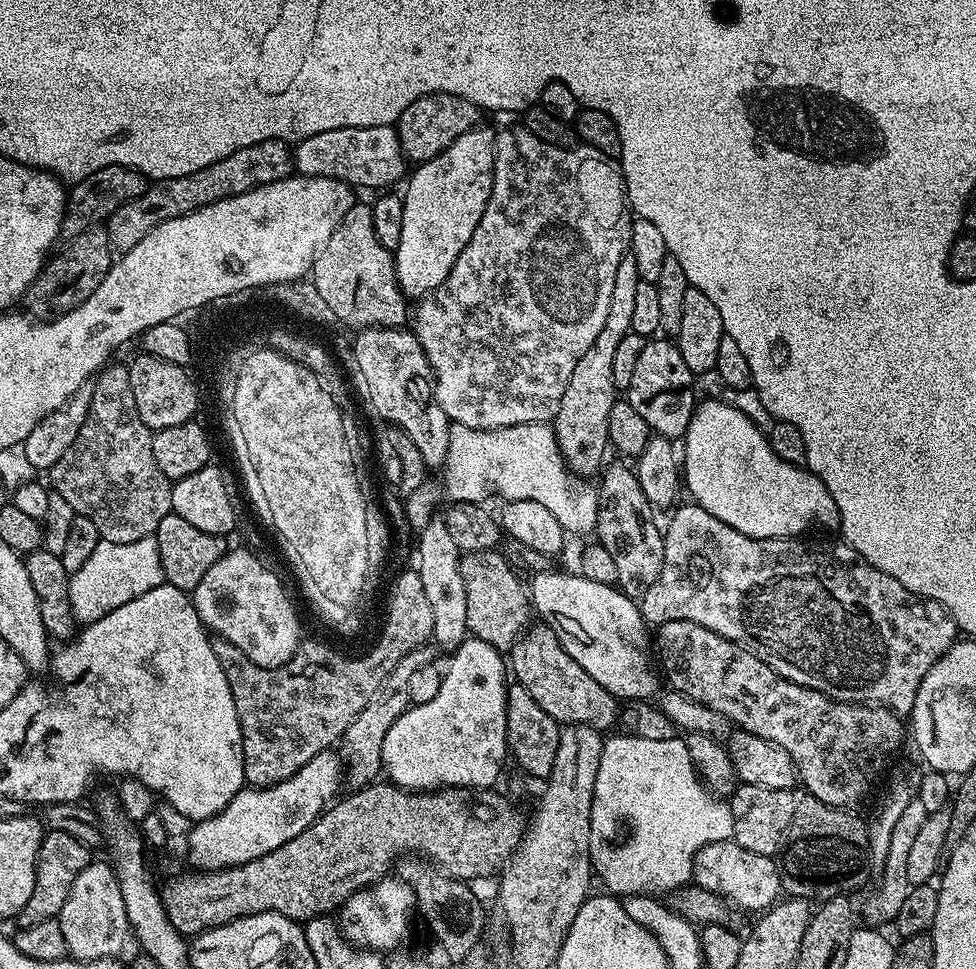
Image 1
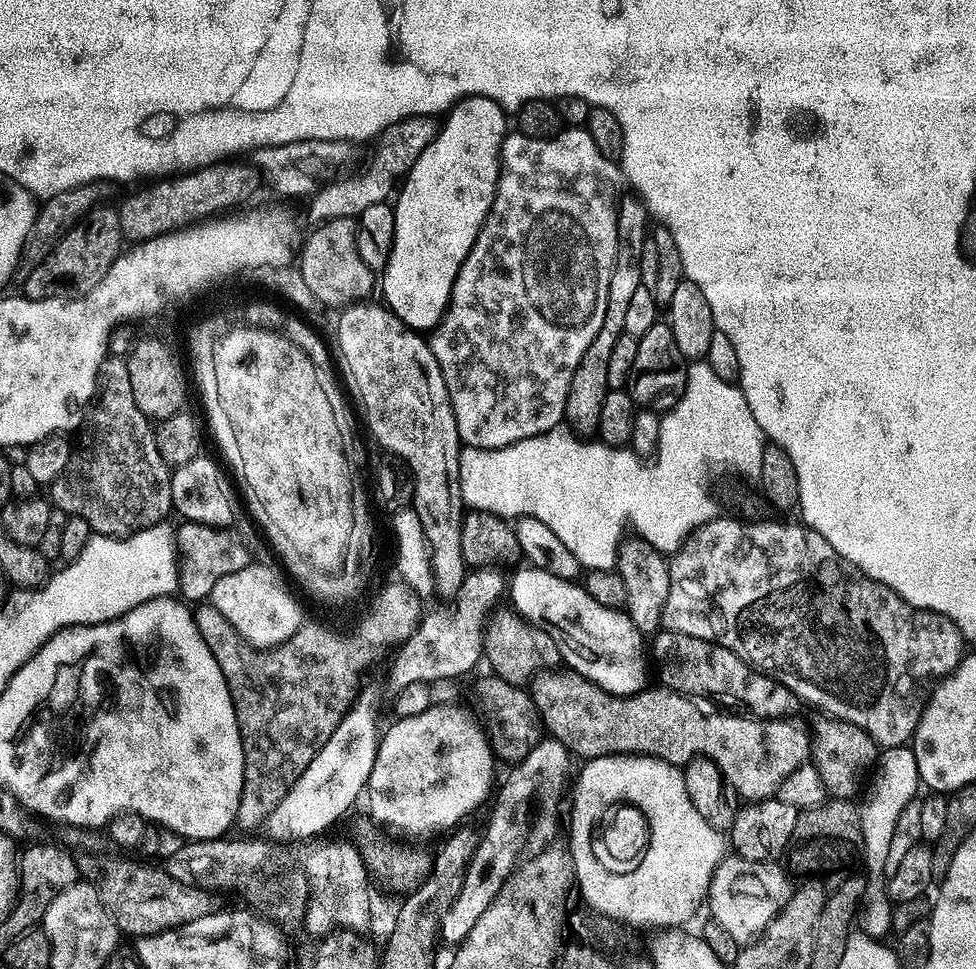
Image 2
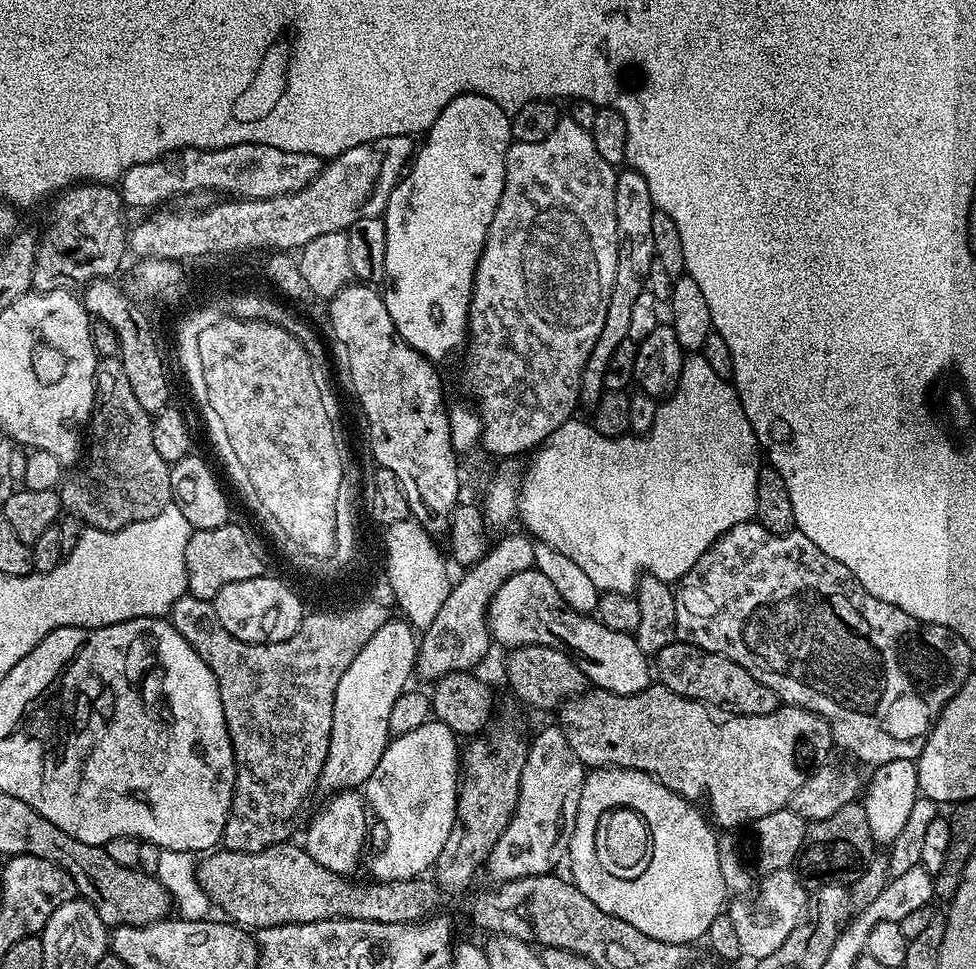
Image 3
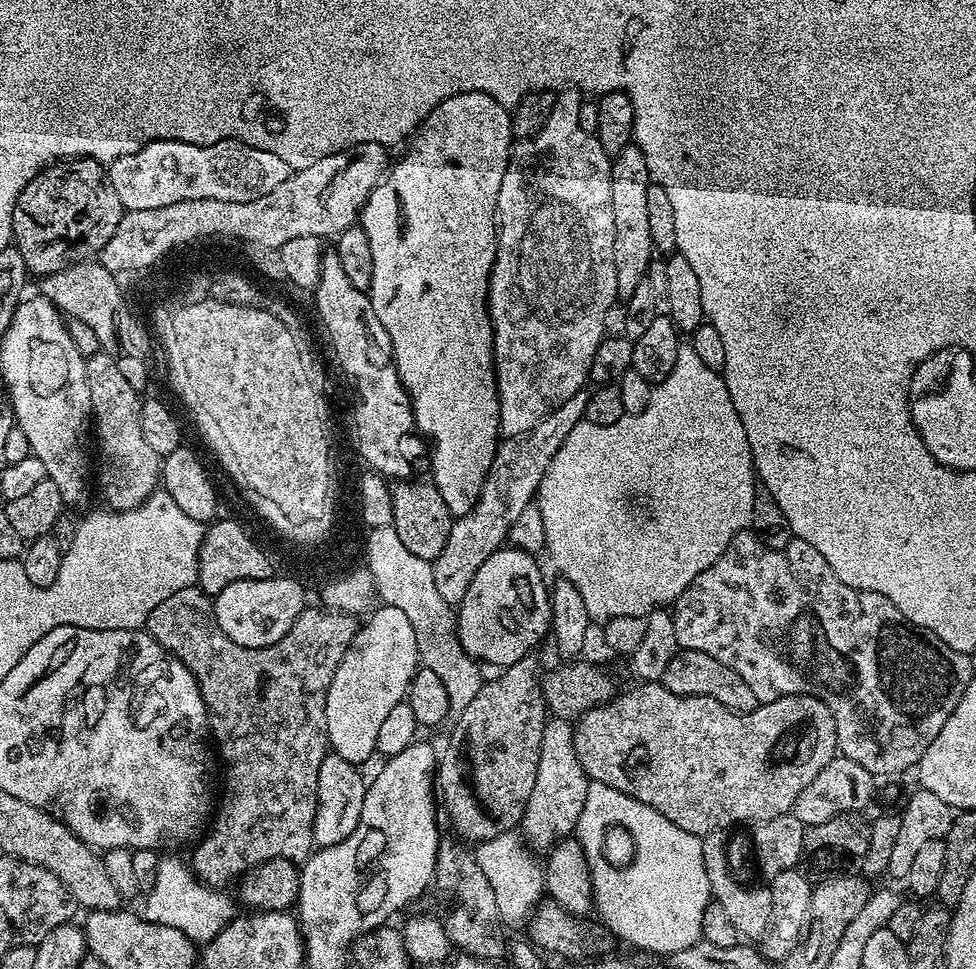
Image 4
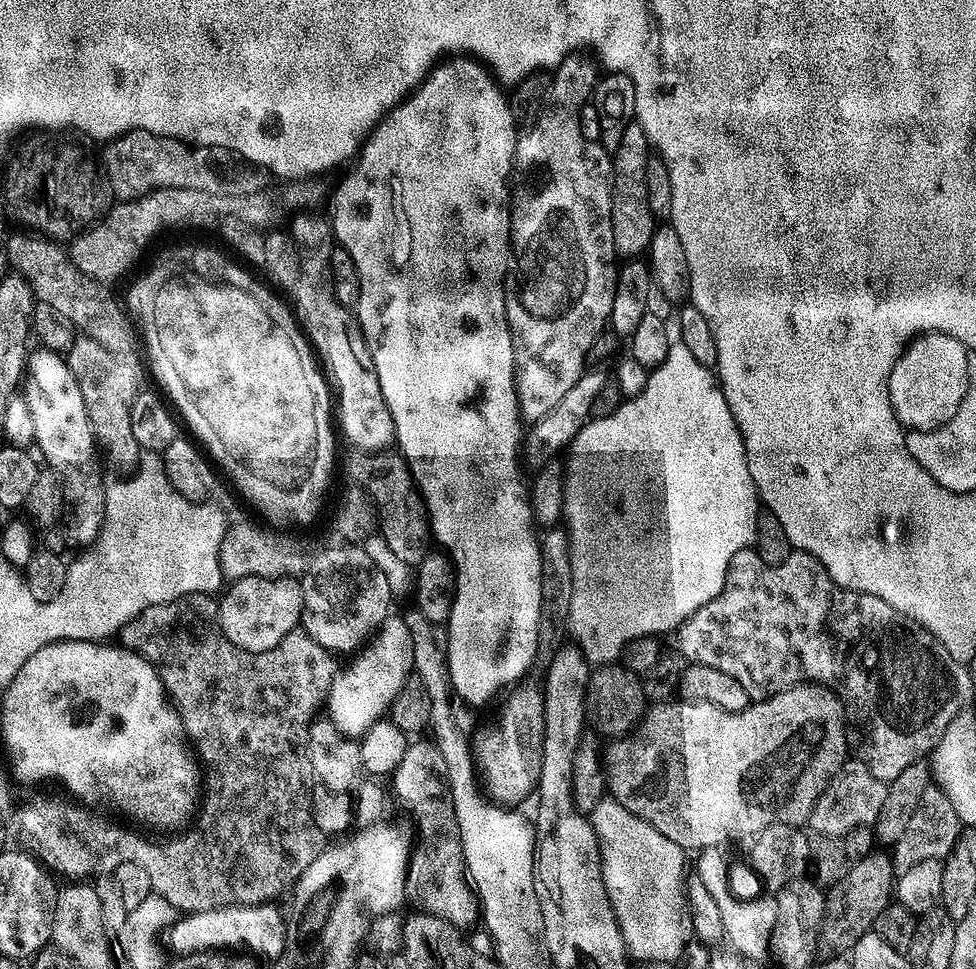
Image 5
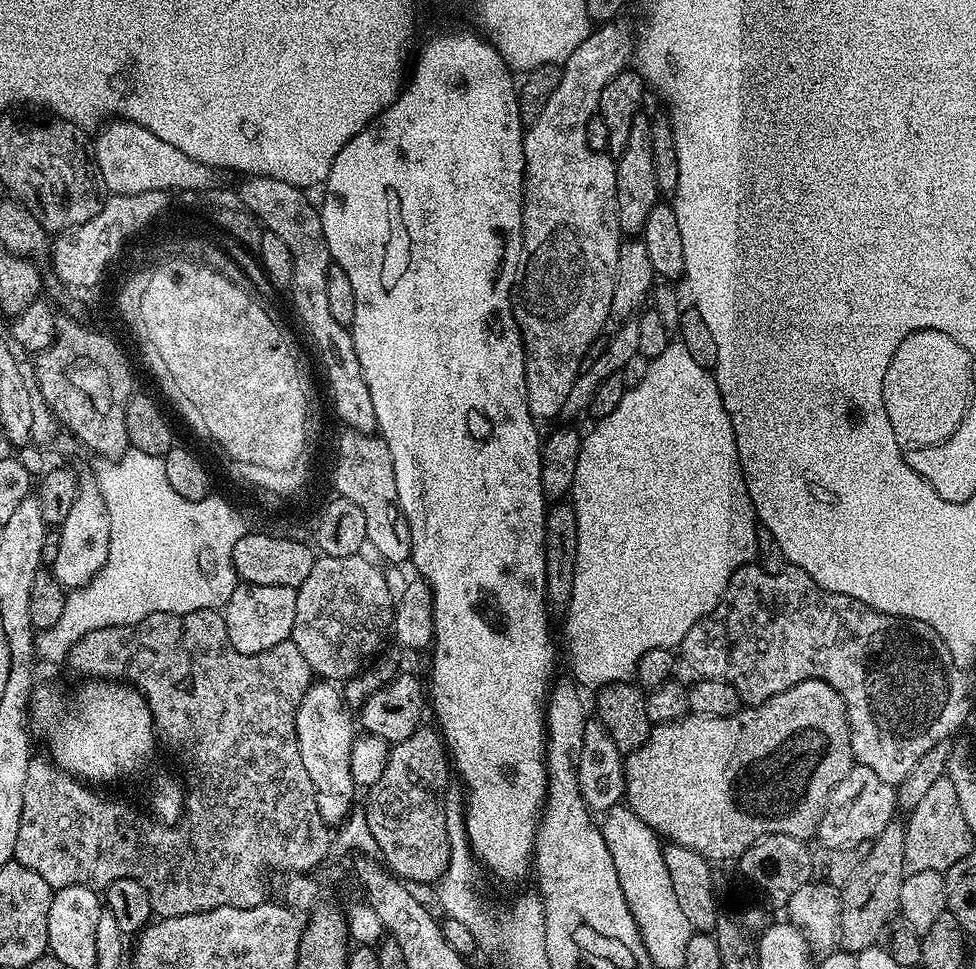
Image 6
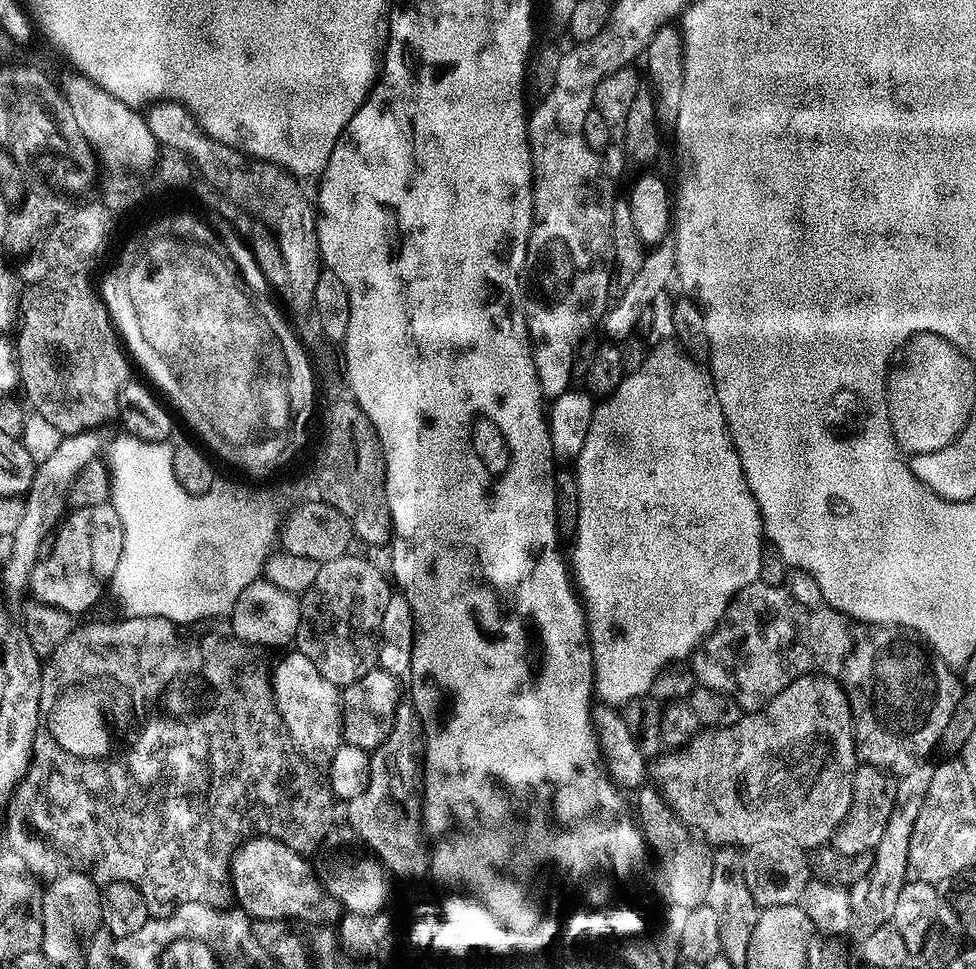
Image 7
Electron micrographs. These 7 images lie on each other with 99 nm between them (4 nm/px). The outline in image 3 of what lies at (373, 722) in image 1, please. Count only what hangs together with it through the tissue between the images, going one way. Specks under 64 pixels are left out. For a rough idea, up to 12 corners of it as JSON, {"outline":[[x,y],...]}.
{"outline":[[533,539],[495,541],[449,587],[418,640],[428,682],[475,669],[506,578],[534,566]]}

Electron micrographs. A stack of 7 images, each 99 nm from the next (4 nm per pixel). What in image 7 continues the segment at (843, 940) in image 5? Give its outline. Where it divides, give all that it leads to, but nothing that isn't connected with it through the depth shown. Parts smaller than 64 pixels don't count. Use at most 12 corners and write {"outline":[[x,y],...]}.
{"outline":[[933,765],[896,781],[872,868],[848,893],[863,938],[892,919]]}

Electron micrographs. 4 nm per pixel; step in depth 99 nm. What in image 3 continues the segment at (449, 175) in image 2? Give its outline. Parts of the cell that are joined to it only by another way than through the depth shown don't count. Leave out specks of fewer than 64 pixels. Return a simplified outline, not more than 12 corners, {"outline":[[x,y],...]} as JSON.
{"outline":[[445,106],[384,203],[396,335],[466,344],[509,113]]}

